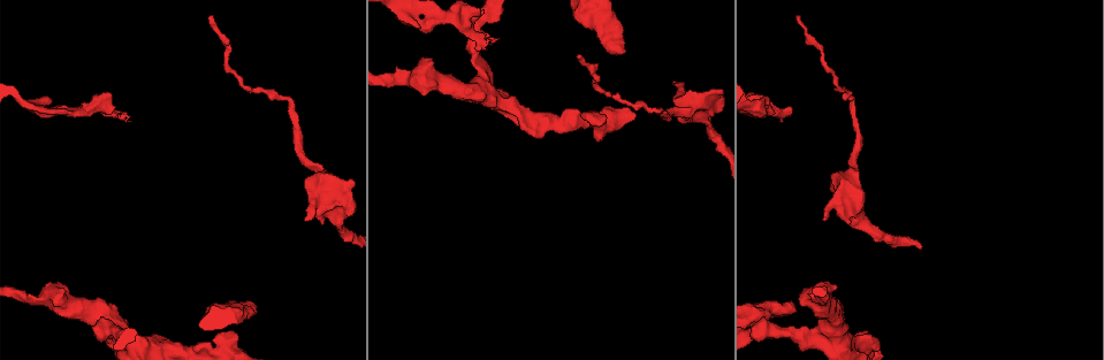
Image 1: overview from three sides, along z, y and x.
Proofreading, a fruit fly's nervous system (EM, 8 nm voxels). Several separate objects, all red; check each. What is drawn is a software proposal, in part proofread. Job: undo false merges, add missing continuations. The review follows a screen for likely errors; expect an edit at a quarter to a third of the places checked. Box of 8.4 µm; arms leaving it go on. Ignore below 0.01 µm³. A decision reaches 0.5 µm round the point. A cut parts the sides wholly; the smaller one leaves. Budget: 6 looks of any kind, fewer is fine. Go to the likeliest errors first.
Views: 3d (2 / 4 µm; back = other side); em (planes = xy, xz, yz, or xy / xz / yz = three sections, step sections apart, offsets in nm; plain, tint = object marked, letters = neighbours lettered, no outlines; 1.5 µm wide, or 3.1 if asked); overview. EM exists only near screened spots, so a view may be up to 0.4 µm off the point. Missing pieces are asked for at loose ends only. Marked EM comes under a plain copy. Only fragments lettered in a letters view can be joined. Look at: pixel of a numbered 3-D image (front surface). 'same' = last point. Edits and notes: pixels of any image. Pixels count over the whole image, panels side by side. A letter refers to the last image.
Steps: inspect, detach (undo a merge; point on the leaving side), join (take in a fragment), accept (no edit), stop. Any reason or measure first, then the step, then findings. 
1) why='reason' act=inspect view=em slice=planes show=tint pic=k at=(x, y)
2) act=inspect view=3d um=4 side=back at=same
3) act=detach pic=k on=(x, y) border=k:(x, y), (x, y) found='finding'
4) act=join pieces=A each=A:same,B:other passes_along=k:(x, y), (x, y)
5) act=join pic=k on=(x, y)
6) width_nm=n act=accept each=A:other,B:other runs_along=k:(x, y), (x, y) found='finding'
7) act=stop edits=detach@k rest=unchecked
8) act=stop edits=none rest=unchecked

why='long arm stops here' act=inspect view=3d um=4 pic=1 at=(622, 51)

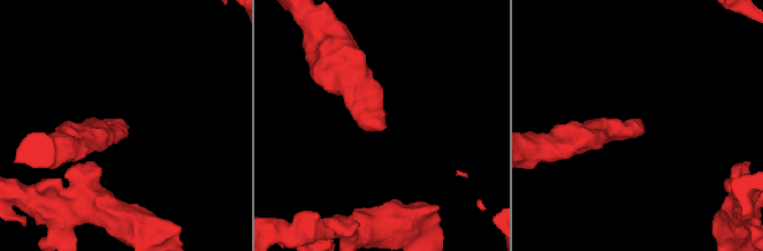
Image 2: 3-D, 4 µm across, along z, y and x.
why='shape alone is not enough' act=inspect view=em slice=xz step=8 show=tint pic=2 at=(640, 122)

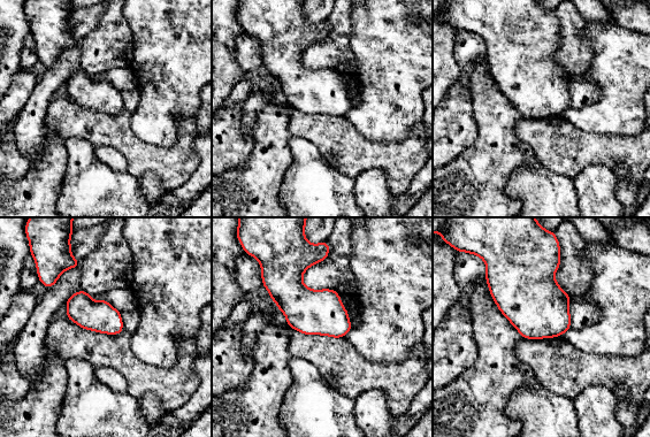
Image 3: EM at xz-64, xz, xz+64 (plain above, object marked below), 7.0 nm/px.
why='see the neighbours' act=inspect view=em slice=xz step=8 show=letters at=same

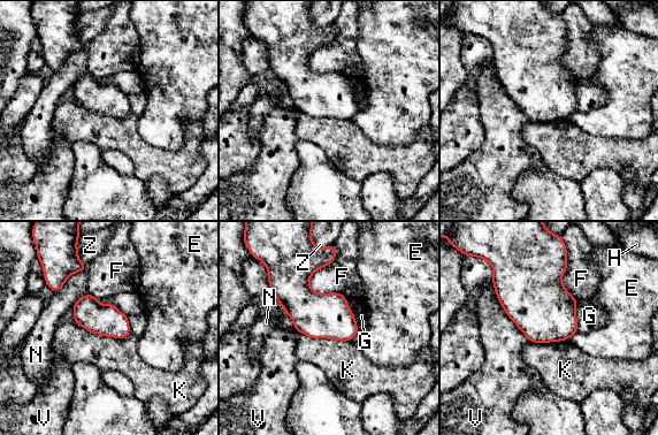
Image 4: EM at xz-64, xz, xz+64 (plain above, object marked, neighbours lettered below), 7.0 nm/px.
width_nm=220 act=accept each=E:other,F:other,G:other,H:other,K:other,N:other,V:other,Z:other border=4:(73, 320), (92, 333), (130, 334) found='none of them fits'

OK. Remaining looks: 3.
why='calibre changes' act=inspect view=3d um=4 side=back pic=1 at=(709, 123)

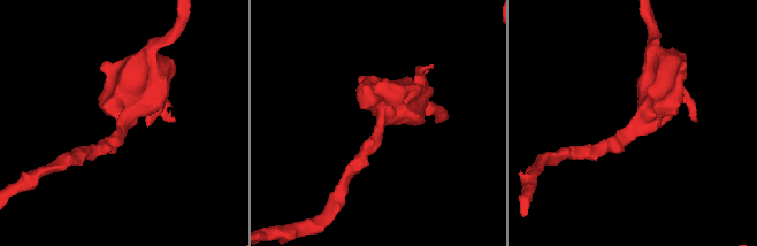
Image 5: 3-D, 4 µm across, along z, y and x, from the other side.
why='shape alone is not enough' act=inspect view=em slice=planes show=letters pic=5 at=(637, 127)

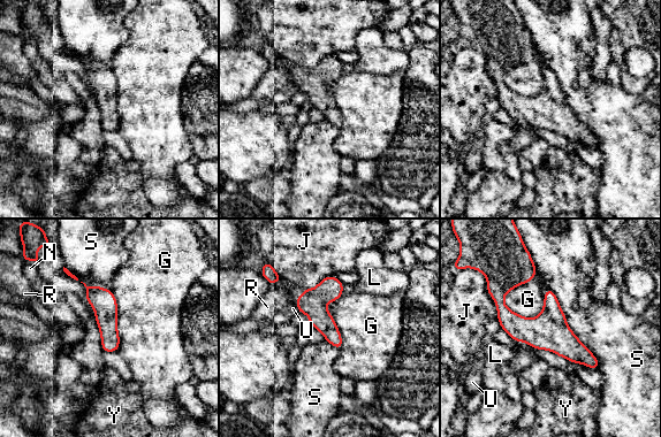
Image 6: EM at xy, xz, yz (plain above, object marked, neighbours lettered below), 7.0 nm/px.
width_nm=150 act=accept each=G:other,J:other,L:other,N:other,R:other,S:other,U:other,Y:other runs_along=6:(526, 265), (500, 291), (501, 308), (594, 365) found='continuous, no second cell'

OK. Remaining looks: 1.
act=stop edits=none rest=unchecked

